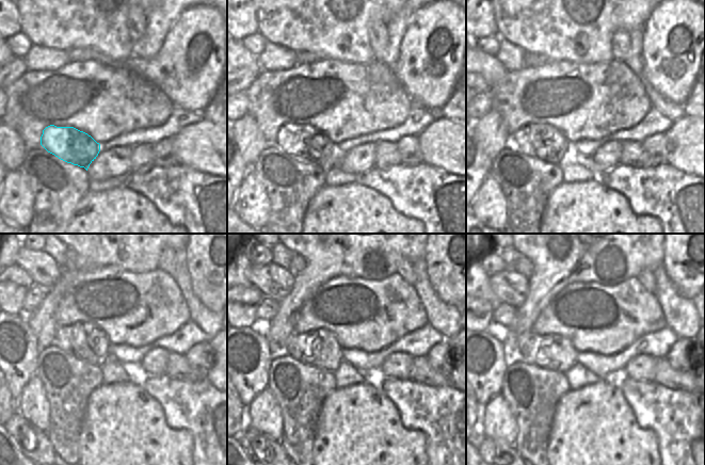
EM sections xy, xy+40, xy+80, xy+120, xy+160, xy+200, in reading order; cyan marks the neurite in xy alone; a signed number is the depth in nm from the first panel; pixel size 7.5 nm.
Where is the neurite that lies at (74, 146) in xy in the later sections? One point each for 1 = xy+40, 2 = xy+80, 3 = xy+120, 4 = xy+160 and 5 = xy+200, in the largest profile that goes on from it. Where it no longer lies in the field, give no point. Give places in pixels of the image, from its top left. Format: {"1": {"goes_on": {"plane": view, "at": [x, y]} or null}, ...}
{"1": {"goes_on": {"plane": "xy+40", "at": [295, 139]}}, "2": {"goes_on": {"plane": "xy+80", "at": [532, 138]}}, "3": {"goes_on": {"plane": "xy+120", "at": [49, 366]}}, "4": {"goes_on": {"plane": "xy+160", "at": [300, 352]}}, "5": {"goes_on": {"plane": "xy+200", "at": [533, 353]}}}

